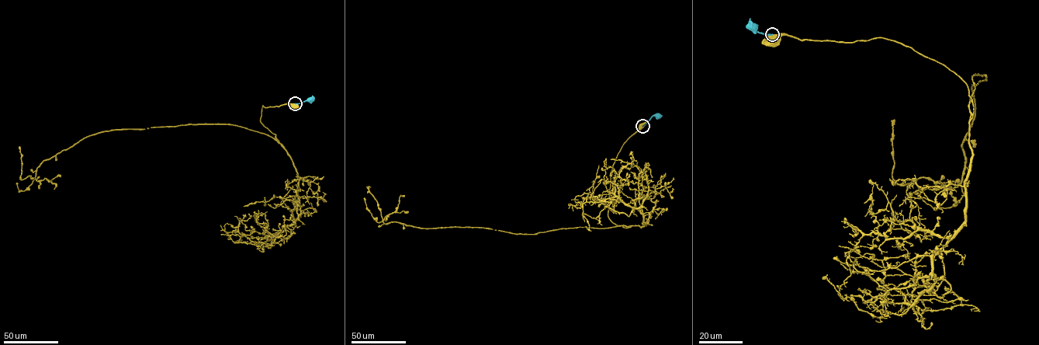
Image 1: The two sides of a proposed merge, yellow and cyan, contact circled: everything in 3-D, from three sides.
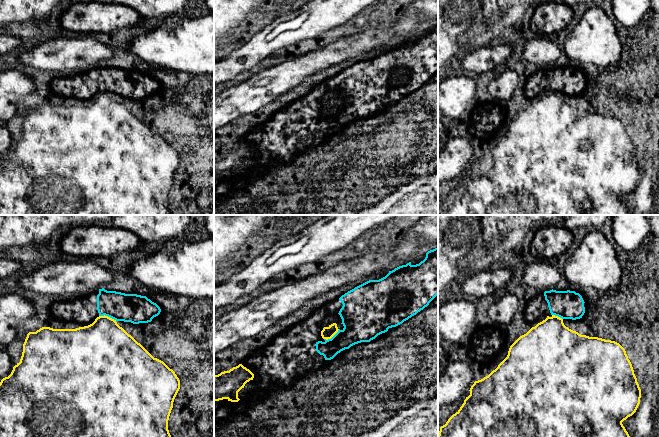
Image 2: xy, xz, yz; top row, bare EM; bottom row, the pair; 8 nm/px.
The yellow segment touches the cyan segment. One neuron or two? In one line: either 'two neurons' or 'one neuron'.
two neurons

